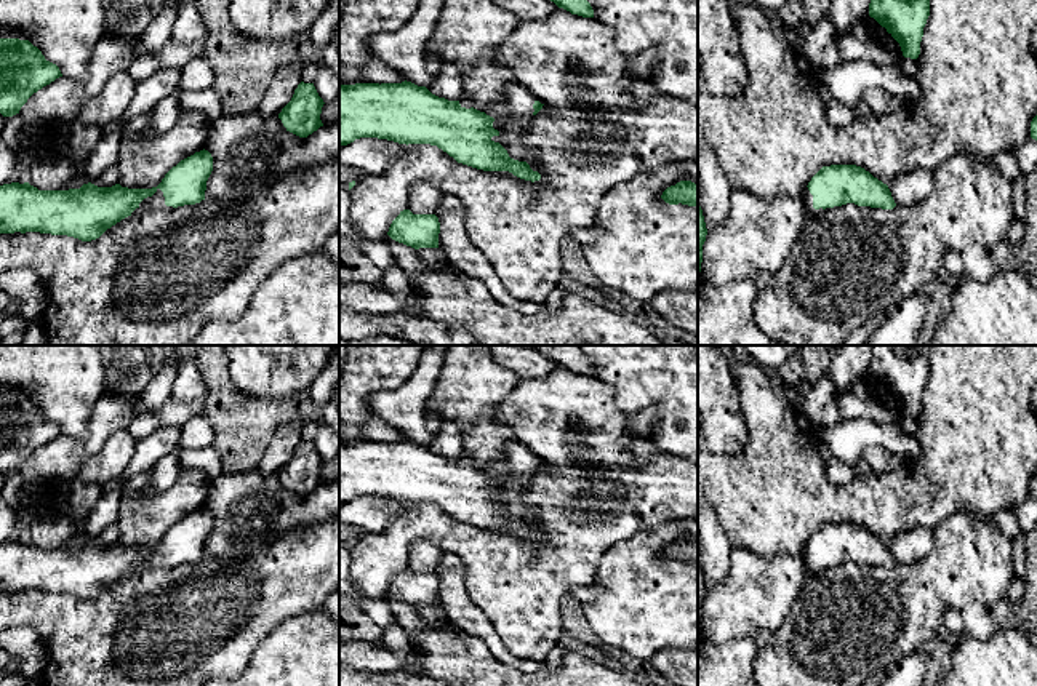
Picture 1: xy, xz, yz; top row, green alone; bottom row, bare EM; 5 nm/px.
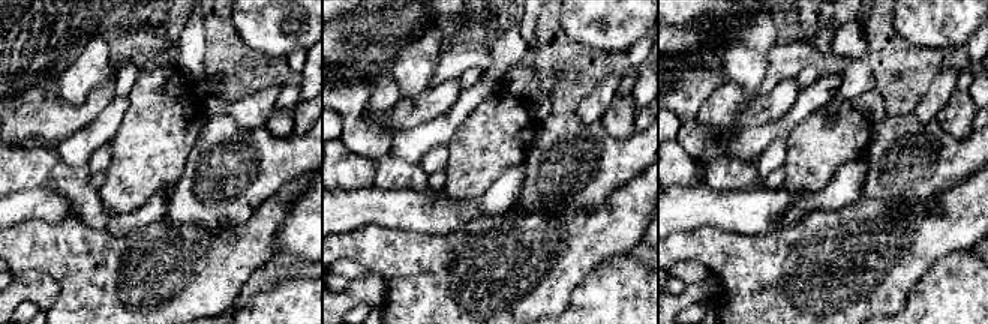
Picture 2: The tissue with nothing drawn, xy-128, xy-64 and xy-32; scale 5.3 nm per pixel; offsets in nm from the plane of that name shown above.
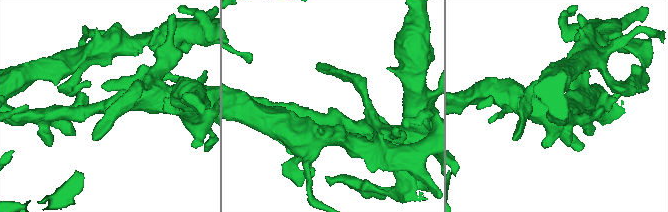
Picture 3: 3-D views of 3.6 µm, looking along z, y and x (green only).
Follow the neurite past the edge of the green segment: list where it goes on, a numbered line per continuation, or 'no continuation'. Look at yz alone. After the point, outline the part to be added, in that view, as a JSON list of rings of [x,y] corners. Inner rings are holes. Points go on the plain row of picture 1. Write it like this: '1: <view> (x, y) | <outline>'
1: yz (808, 557) | [[[808,545],[803,548],[803,558],[805,558],[807,576],[816,574],[824,569],[823,566],[819,568],[813,566],[813,553],[810,552]]]

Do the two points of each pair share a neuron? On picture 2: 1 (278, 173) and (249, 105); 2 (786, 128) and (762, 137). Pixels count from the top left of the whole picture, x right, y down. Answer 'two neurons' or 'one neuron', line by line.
1: two neurons
2: one neuron

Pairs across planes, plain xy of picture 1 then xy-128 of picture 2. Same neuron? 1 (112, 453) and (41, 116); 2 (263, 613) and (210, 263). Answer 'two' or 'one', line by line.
1: one
2: one

